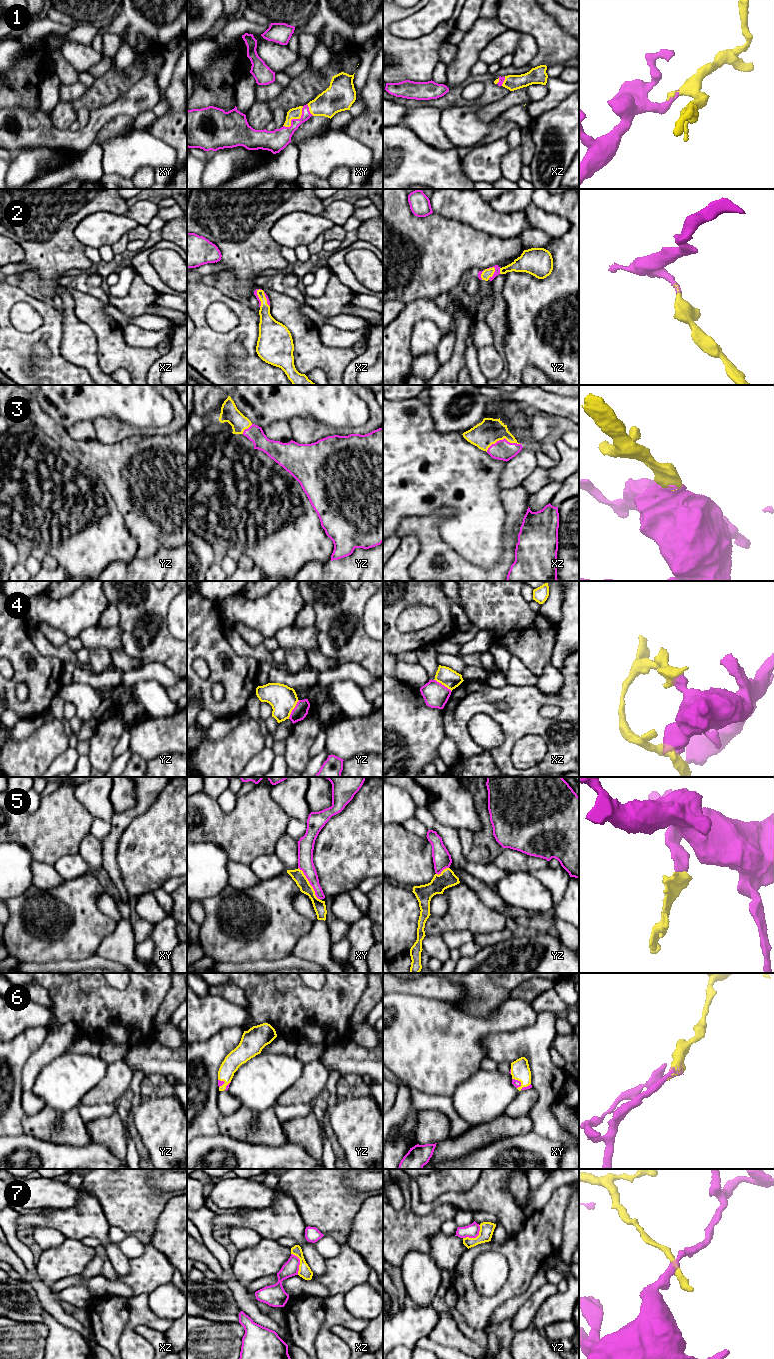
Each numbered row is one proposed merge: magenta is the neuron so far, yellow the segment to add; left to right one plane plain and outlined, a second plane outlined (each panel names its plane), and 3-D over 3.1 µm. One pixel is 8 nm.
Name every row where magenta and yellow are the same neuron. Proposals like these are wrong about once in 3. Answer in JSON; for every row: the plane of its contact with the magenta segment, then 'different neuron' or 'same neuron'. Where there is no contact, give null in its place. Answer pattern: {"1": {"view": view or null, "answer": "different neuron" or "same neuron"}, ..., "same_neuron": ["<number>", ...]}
{"1": {"view": "xy", "answer": "same neuron"}, "2": {"view": "yz", "answer": "same neuron"}, "3": {"view": "xz", "answer": "same neuron"}, "4": {"view": "yz", "answer": "different neuron"}, "5": {"view": "xy", "answer": "different neuron"}, "6": {"view": "xy", "answer": "same neuron"}, "7": {"view": "yz", "answer": "different neuron"}, "same_neuron": ["1", "2", "3", "6"]}

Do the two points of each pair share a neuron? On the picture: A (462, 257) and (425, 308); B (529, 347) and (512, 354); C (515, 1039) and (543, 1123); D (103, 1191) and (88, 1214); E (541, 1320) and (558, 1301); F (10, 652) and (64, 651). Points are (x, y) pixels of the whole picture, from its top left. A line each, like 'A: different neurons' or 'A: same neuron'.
A: different neurons
B: same neuron
C: same neuron
D: different neurons
E: same neuron
F: different neurons

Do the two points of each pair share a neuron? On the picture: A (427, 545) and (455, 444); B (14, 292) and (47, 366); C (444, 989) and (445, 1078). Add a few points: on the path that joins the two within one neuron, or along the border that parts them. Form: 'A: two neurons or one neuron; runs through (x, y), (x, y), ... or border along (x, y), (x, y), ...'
A: two neurons; border along (453, 510), (437, 509), (428, 515), (414, 515)
B: one neuron; runs through (35, 304), (52, 319), (53, 345)
C: two neurons; border along (421, 995), (457, 1003)

